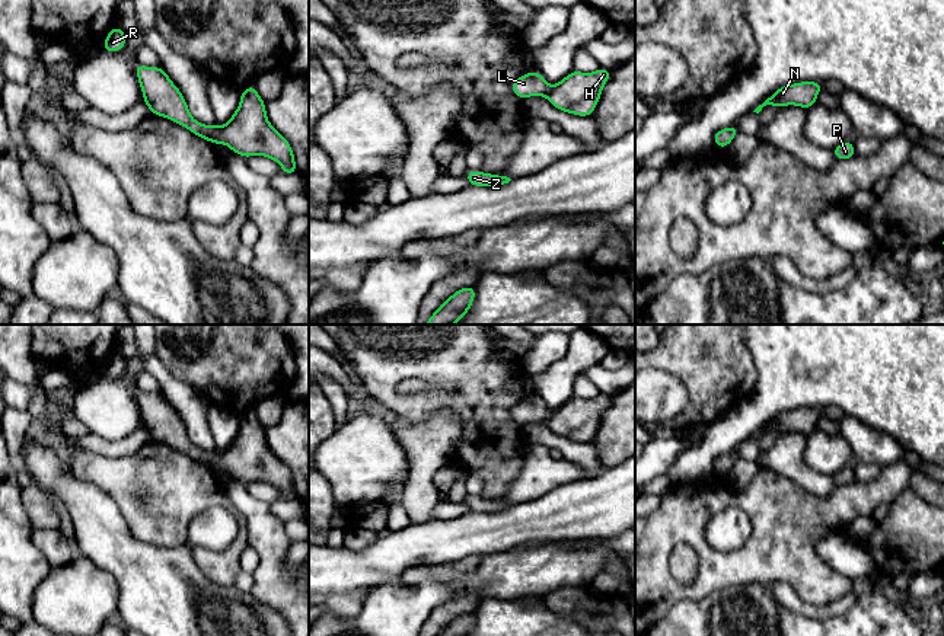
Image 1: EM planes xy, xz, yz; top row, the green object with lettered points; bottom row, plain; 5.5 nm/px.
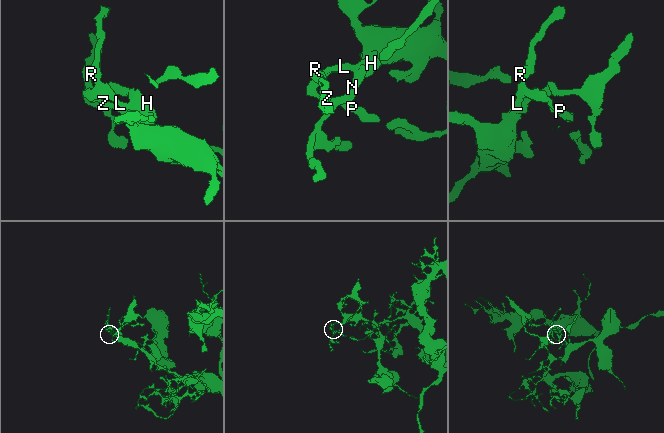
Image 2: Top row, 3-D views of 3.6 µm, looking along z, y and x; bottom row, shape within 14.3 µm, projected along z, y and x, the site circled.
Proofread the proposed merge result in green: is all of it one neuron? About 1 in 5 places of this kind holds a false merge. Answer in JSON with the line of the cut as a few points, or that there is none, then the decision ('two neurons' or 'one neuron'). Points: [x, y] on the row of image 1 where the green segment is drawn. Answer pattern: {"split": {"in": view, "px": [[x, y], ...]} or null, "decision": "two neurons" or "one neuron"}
{"split": null, "decision": "one neuron"}

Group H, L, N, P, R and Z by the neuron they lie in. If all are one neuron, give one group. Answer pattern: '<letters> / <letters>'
H L N P R Z

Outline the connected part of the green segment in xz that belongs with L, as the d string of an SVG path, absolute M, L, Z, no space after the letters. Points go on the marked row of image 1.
M610 68L593 73L573 70L555 86L549 86L538 71L526 73L513 82L513 95L524 99L545 96L554 108L577 116L591 116L600 100L602 89L610 79Z

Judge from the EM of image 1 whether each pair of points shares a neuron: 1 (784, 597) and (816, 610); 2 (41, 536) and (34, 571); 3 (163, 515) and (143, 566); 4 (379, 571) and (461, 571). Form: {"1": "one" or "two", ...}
{"1": "one", "2": "two", "3": "two", "4": "two"}

